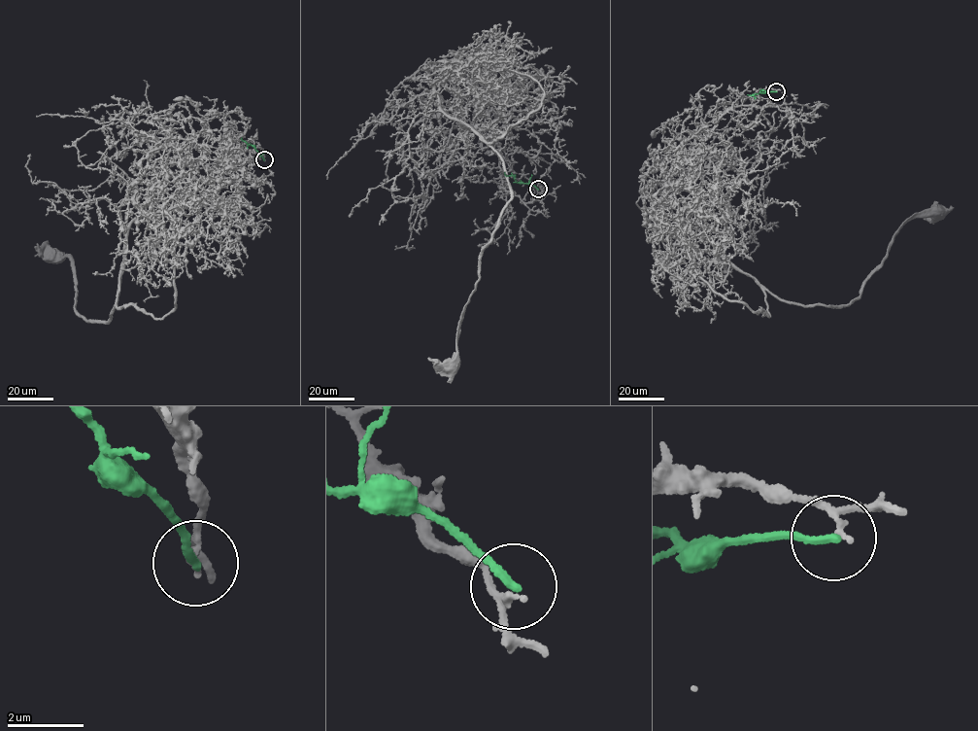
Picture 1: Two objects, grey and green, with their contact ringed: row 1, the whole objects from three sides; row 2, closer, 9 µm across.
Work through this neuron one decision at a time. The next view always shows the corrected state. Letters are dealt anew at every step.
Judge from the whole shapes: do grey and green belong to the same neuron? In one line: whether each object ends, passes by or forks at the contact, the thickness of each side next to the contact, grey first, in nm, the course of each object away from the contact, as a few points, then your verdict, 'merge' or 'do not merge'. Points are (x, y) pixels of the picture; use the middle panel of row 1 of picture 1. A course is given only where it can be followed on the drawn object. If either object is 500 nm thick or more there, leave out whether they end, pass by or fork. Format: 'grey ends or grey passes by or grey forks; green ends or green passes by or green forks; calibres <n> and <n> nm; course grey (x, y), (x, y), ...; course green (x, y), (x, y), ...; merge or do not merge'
grey passes by; green ends; calibres 140 and 200 nm; course grey (538, 190), (500, 151), (506, 104), (490, 128), (461, 124), (503, 161), (510, 200), (479, 256), (448, 367); course green (538, 189), (516, 182), (513, 176), (504, 172); do not merge

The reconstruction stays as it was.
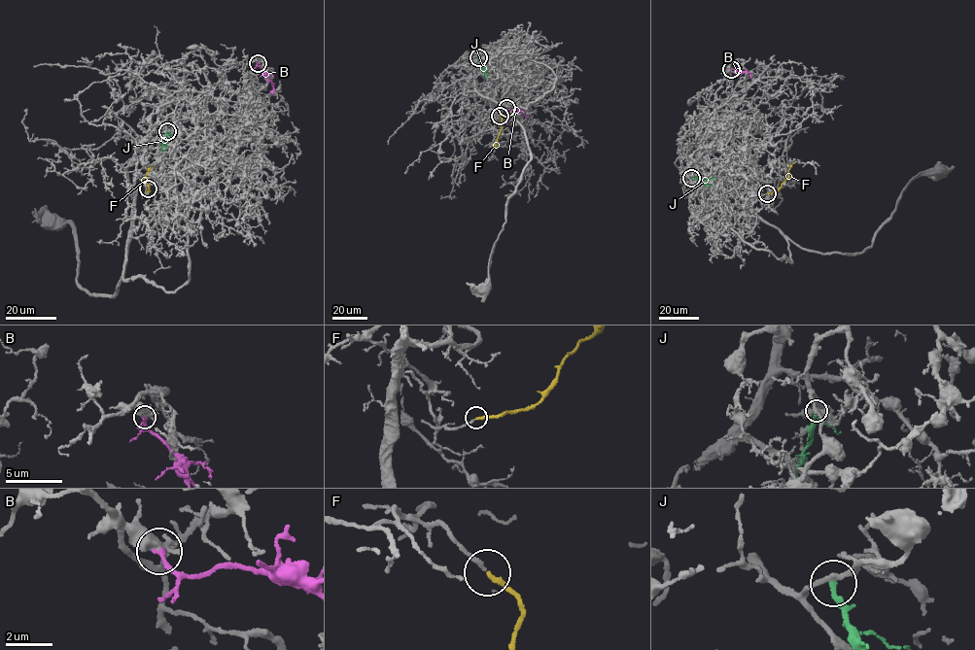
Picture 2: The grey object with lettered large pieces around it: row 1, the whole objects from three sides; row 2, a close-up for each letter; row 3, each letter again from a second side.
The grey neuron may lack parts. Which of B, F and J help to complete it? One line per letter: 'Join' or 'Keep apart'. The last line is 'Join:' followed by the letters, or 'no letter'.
B: Keep apart
F: Join
J: Keep apart
Join: F

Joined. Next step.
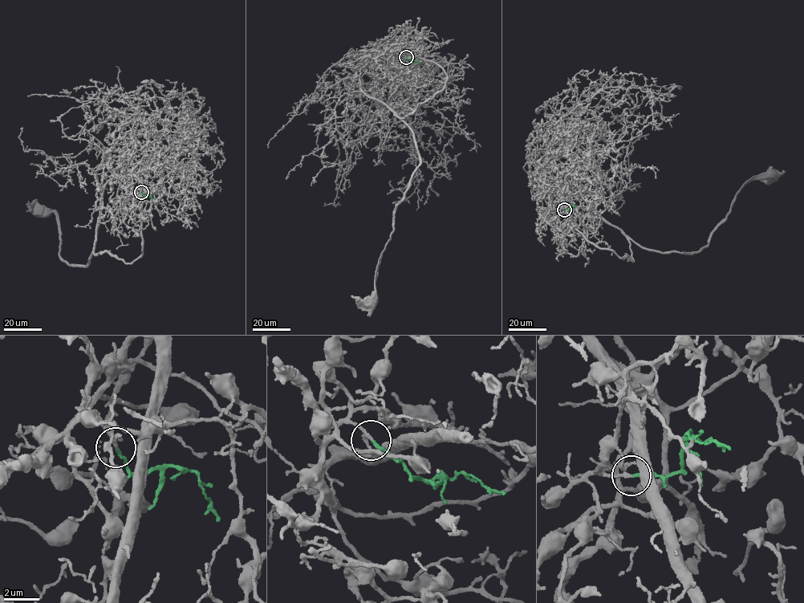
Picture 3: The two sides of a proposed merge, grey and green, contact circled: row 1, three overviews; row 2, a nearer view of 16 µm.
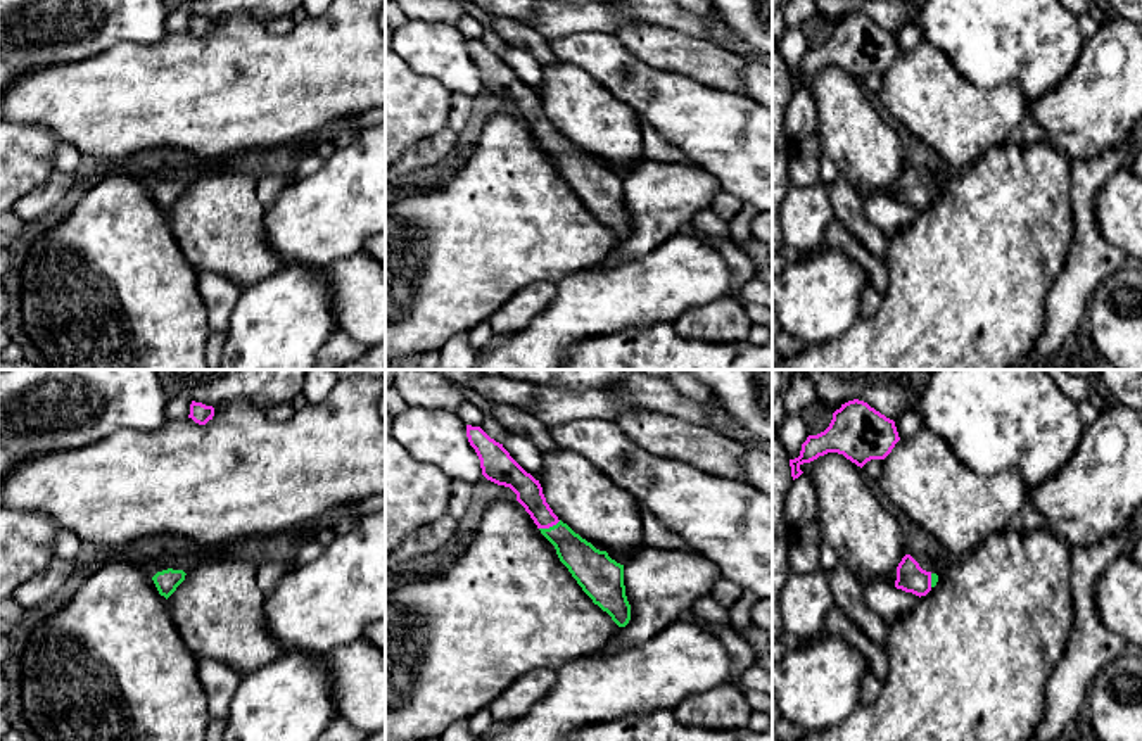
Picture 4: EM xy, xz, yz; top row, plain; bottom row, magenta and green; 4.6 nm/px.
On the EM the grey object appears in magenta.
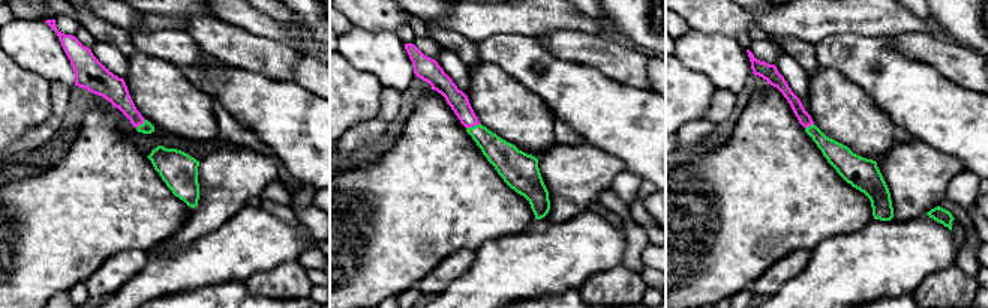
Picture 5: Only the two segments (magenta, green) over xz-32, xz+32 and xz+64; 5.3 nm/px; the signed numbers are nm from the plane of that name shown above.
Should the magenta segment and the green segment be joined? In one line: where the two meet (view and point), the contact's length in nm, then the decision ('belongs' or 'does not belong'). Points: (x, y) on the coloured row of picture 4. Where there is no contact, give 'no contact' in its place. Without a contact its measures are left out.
xz (550, 525) | 110 nm | belongs

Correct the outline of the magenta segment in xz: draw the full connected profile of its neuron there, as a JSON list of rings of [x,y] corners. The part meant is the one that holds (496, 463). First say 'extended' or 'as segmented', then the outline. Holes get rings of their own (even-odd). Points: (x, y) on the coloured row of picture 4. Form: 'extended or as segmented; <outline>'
extended; [[[466,425],[466,437],[475,449],[482,475],[510,487],[517,501],[530,515],[541,534],[555,546],[560,561],[568,568],[582,591],[606,611],[619,627],[631,620],[631,605],[625,596],[624,565],[596,549],[591,542],[563,523],[546,503],[542,487],[480,427]]]

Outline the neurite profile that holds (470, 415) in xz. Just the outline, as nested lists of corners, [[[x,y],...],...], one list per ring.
[[[465,402],[456,413],[465,425],[480,427],[485,420],[482,411],[472,402]]]

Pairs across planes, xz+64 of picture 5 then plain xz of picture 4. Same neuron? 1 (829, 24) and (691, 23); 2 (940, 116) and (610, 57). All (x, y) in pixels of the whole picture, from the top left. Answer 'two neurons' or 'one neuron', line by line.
1: one neuron
2: one neuron

